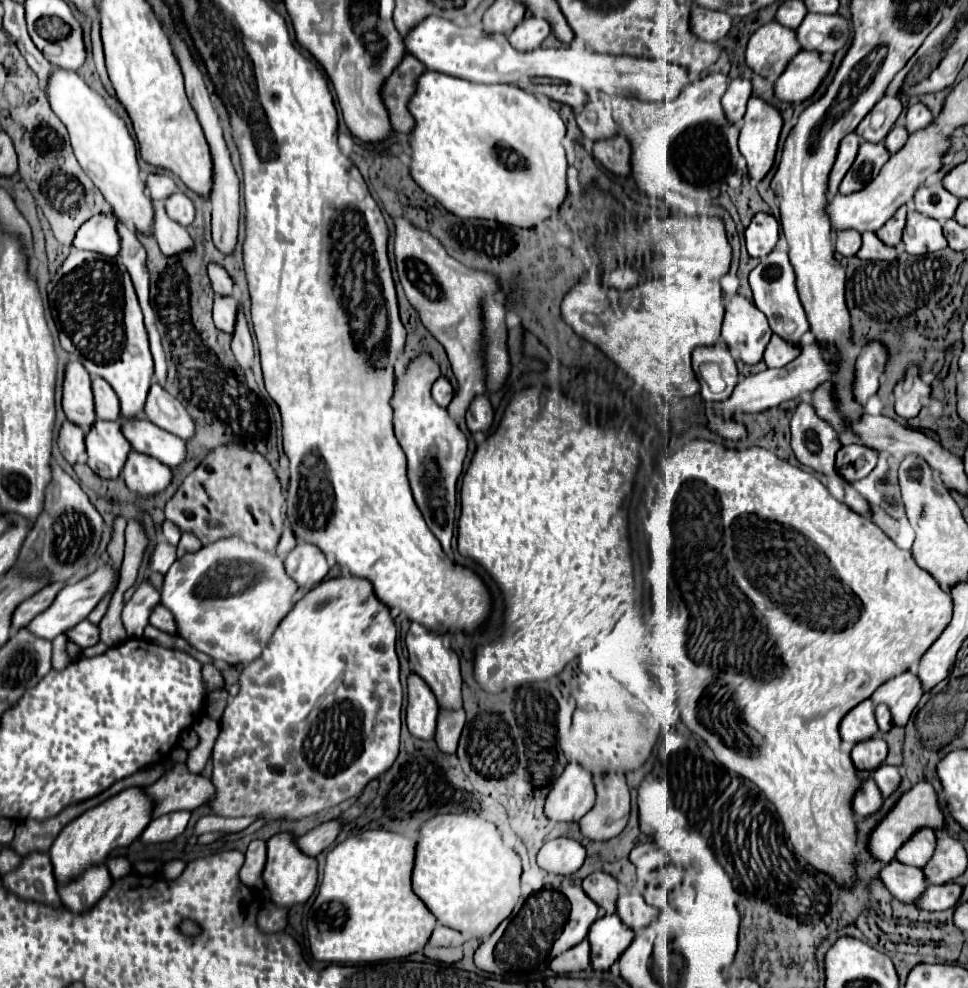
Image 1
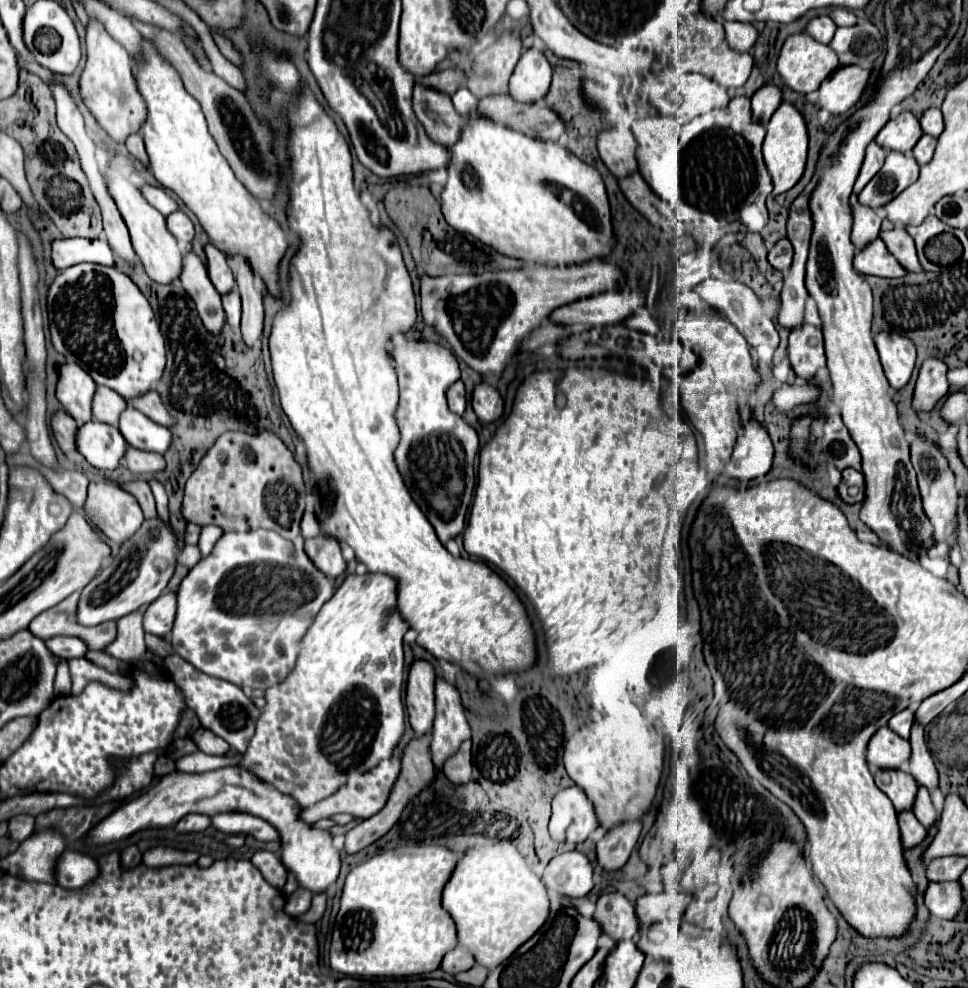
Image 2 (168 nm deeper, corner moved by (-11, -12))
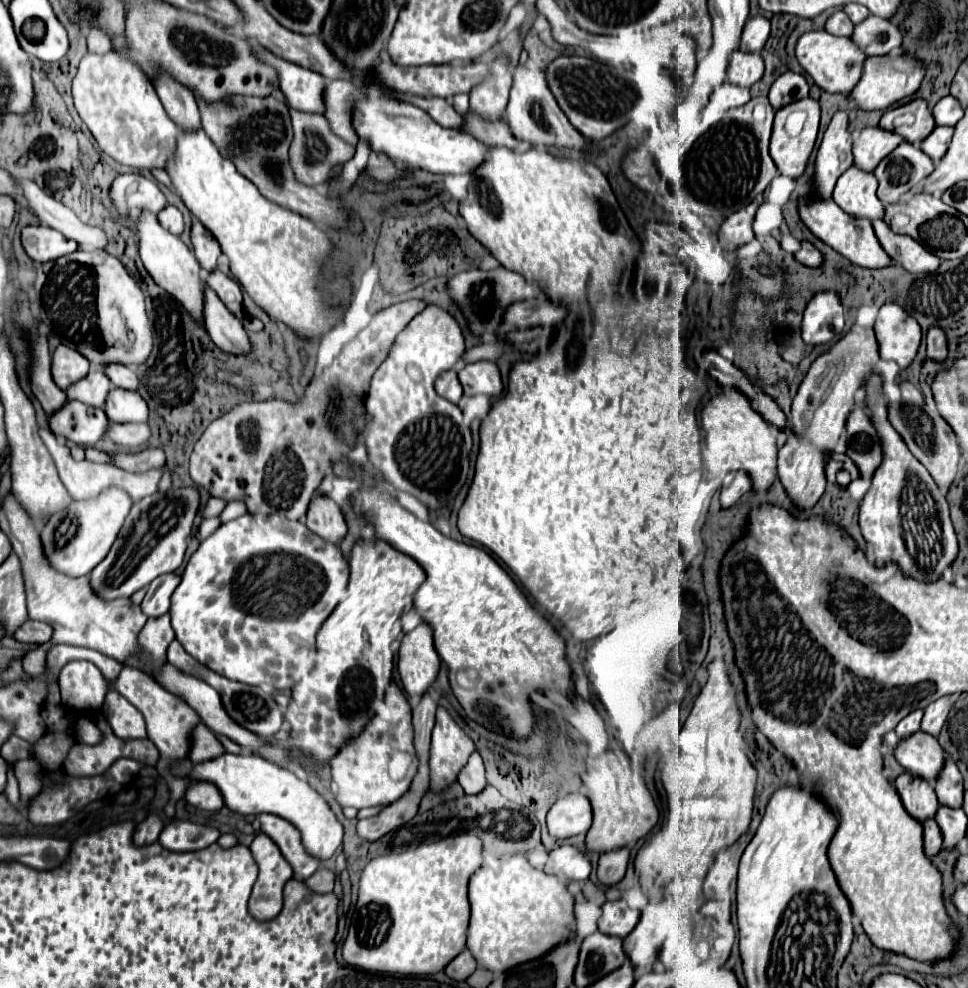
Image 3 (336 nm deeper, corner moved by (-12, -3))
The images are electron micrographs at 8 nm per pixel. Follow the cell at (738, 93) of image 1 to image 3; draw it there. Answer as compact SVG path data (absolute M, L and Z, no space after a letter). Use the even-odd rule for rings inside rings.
M786 71L784 75L780 75L772 83L768 99L770 99L770 105L774 109L780 109L780 107L784 107L784 105L788 105L792 101L804 99L806 95L808 95L808 83L806 83L806 79L800 73Z

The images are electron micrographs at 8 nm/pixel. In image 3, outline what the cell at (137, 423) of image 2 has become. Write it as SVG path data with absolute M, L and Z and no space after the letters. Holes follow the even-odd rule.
M112 389L106 403L106 415L114 423L148 423L148 403L136 391Z

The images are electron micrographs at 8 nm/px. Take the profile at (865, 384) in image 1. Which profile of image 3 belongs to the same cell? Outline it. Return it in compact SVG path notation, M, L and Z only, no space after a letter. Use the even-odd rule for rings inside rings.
M884 303L880 307L874 333L882 359L896 361L900 369L906 369L914 361L922 339L922 329L906 311L900 311L896 303Z

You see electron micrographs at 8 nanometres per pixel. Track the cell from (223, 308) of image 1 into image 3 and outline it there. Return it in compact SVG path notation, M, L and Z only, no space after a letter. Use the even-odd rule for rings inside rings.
M212 271L206 279L206 283L218 293L218 297L222 299L222 303L232 311L232 313L240 313L242 311L242 287L238 281L234 281L232 277L224 275L222 271Z

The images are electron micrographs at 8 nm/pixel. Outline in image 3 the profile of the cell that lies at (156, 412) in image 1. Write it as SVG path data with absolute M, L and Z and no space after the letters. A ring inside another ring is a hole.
M108 367L106 375L112 379L114 387L128 389L128 391L138 391L140 387L140 379L130 367Z

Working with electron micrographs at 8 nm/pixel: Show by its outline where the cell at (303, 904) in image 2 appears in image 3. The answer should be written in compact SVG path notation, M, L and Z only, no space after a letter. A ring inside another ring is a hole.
M320 867L312 877L308 877L306 881L306 887L314 893L332 893L334 889L334 875L330 869L326 867Z

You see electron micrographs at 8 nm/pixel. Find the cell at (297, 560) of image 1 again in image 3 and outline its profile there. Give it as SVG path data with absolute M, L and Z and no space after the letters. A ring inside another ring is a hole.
M316 497L310 503L306 527L328 543L338 545L346 535L346 521L340 507L328 497Z

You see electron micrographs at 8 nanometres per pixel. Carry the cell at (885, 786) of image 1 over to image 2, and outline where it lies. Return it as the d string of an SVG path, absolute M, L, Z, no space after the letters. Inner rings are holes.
M919 786L917 800L915 800L915 806L913 806L913 814L915 814L917 820L919 820L923 826L927 826L927 828L935 826L935 820L939 820L939 812L935 810L935 806L933 806L933 802L931 802L931 798L929 798L927 788L921 788L921 786Z

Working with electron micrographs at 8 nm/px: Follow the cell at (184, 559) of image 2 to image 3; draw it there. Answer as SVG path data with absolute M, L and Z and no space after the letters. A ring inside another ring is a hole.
M212 517L212 519L204 519L202 521L202 525L200 525L200 529L198 529L198 533L196 533L196 537L198 537L198 541L204 541L208 535L212 535L216 529L220 527L220 521L218 521L218 517Z

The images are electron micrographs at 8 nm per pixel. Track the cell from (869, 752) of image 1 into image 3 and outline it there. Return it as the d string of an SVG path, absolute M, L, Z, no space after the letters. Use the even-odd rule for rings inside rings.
M900 773L894 781L894 787L906 807L906 811L916 817L918 821L924 821L926 817L934 817L938 799L932 791L932 785L928 785L922 777L912 773Z

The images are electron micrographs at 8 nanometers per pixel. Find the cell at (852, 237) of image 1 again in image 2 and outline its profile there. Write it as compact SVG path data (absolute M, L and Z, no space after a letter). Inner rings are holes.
M851 194L849 204L851 204L851 216L853 216L851 242L855 244L855 248L863 248L865 244L869 244L879 236L883 218L879 218L879 214L873 208L861 204L857 200L857 194Z

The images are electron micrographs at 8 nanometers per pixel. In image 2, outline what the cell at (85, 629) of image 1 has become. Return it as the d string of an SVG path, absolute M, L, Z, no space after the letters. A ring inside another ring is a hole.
M55 636L55 638L45 640L45 644L47 644L47 648L51 648L51 652L55 656L61 656L61 658L67 658L67 660L81 658L87 652L85 642L79 640L79 638L73 638L73 636Z

